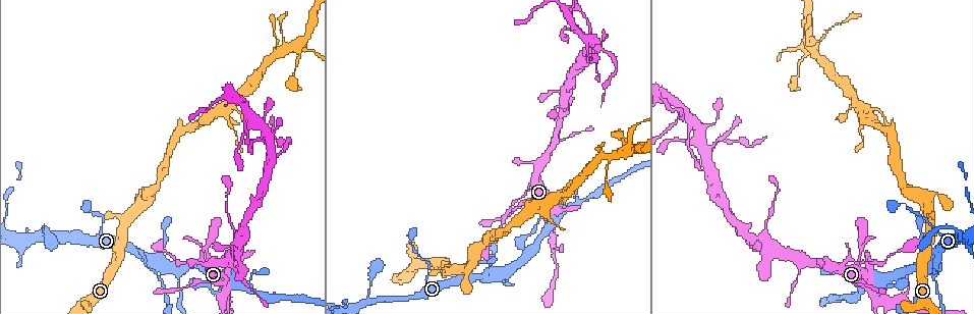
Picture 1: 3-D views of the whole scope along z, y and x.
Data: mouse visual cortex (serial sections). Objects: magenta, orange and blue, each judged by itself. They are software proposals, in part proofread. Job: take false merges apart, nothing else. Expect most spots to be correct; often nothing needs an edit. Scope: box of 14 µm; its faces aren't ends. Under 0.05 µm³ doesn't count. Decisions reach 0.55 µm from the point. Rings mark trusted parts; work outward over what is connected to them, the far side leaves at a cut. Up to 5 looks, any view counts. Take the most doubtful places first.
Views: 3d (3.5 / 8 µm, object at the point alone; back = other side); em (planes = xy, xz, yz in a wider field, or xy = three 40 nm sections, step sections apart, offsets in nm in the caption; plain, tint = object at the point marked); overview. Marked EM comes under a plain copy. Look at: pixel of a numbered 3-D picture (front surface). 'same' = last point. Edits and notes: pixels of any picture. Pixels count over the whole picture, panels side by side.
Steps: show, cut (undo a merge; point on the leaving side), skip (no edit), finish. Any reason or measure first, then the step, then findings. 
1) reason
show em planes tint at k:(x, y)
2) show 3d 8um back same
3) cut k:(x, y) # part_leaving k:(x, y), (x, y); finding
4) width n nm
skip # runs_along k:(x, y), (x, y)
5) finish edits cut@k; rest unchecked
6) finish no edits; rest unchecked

a narrow waist
show 3d 3.5um at 1:(228, 247)

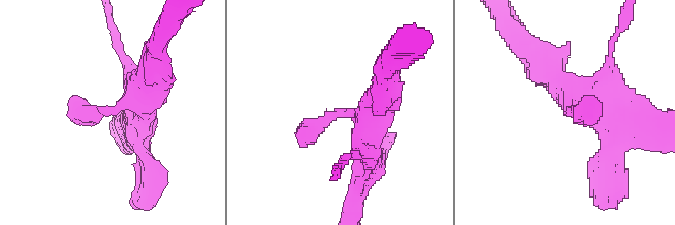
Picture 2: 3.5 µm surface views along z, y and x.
shape alone is not enough
show em planes tint at 2:(568, 110)

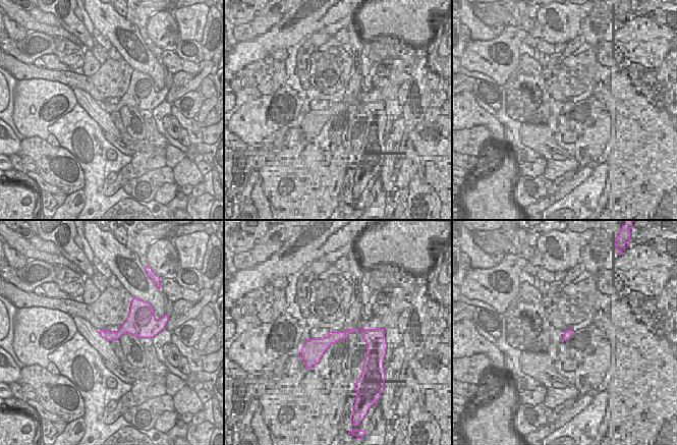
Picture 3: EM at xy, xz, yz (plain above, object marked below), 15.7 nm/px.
skip # runs_along 2:(143, 110), (139, 95), (99, 113), (73, 101); all the same cell

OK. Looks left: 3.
show 3d 8um at 1:(598, 48)

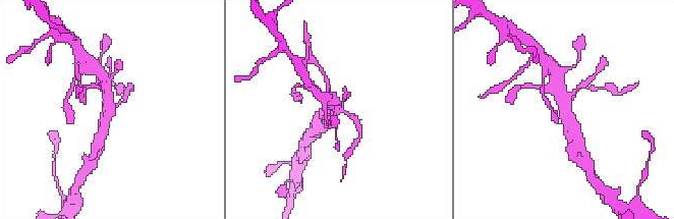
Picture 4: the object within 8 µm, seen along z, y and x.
shape alone is not enough
show em xy step 5 tint at 4:(109, 106)

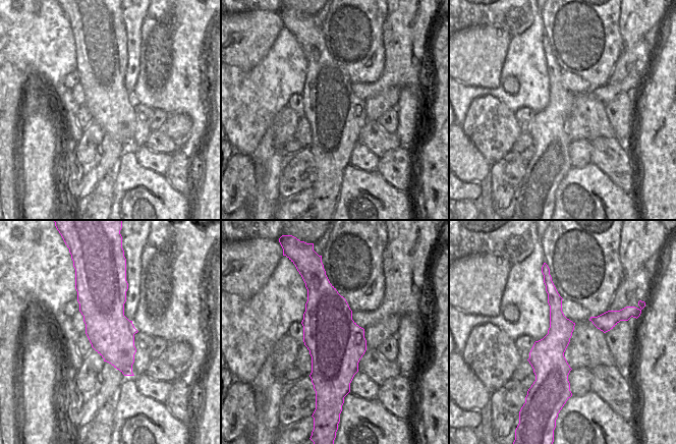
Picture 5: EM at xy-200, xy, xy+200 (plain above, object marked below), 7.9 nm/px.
width 440 nm
skip # runs_along 5:(546, 274), (563, 397); one cell here

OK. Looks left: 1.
finish no edits; rest unchecked

